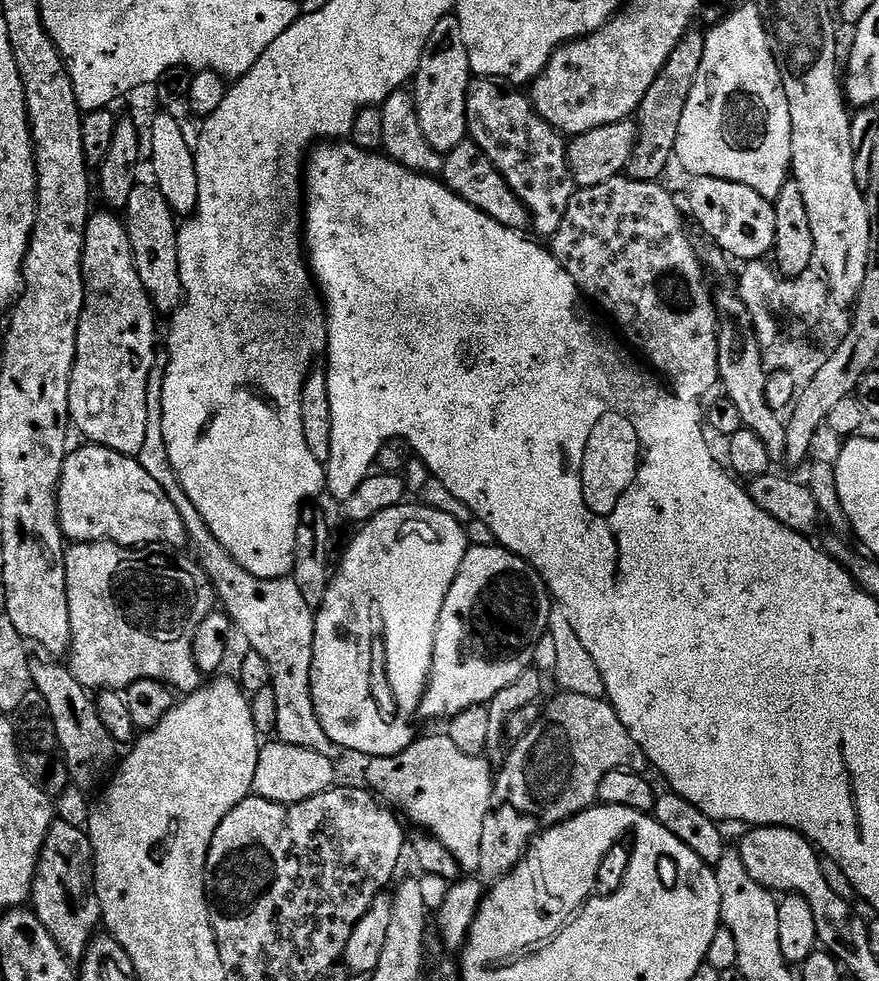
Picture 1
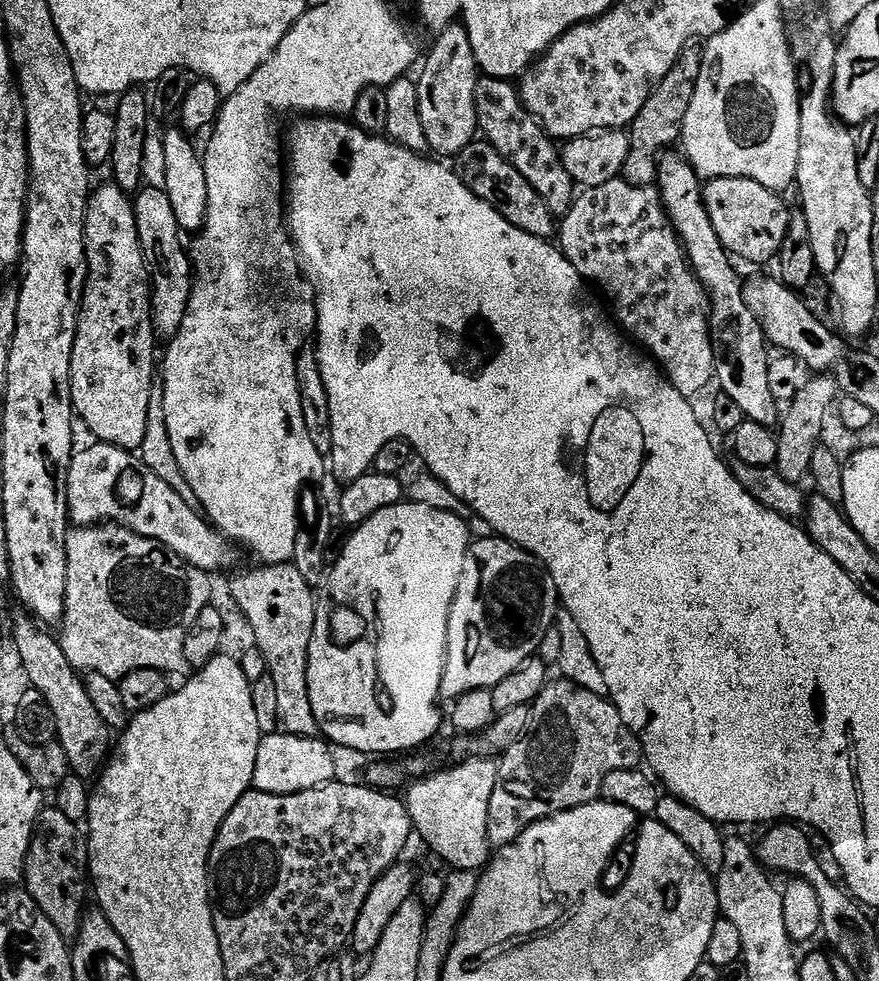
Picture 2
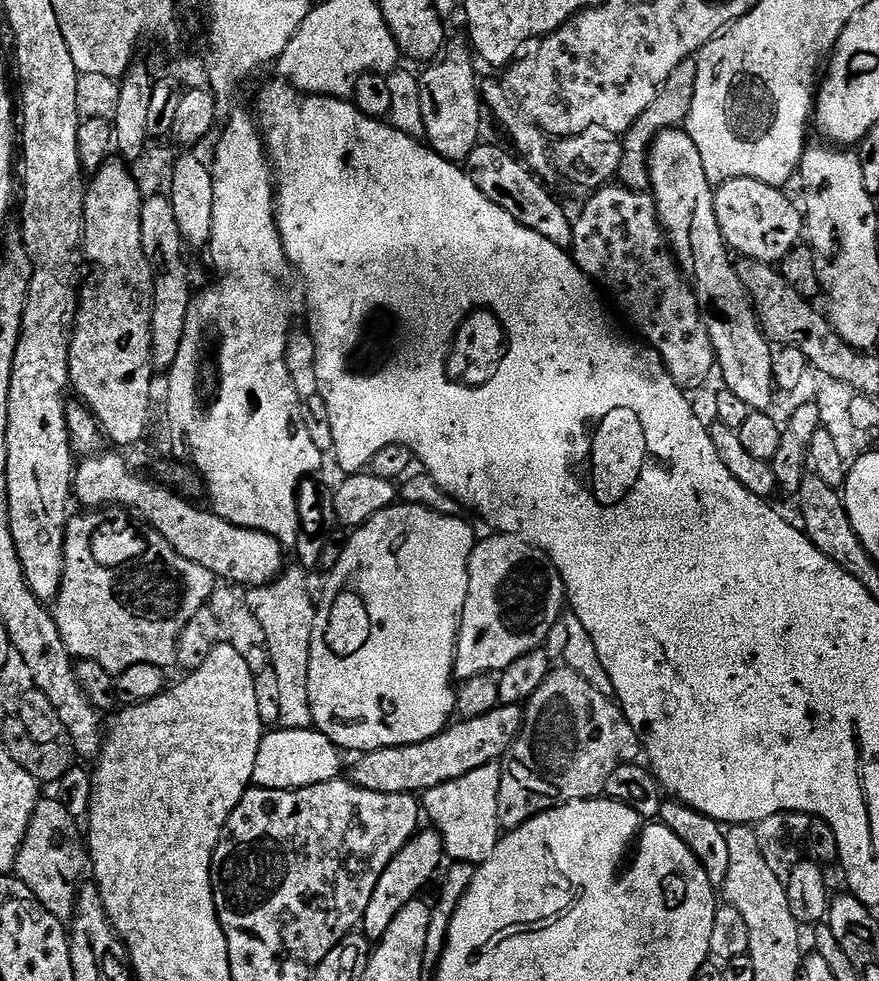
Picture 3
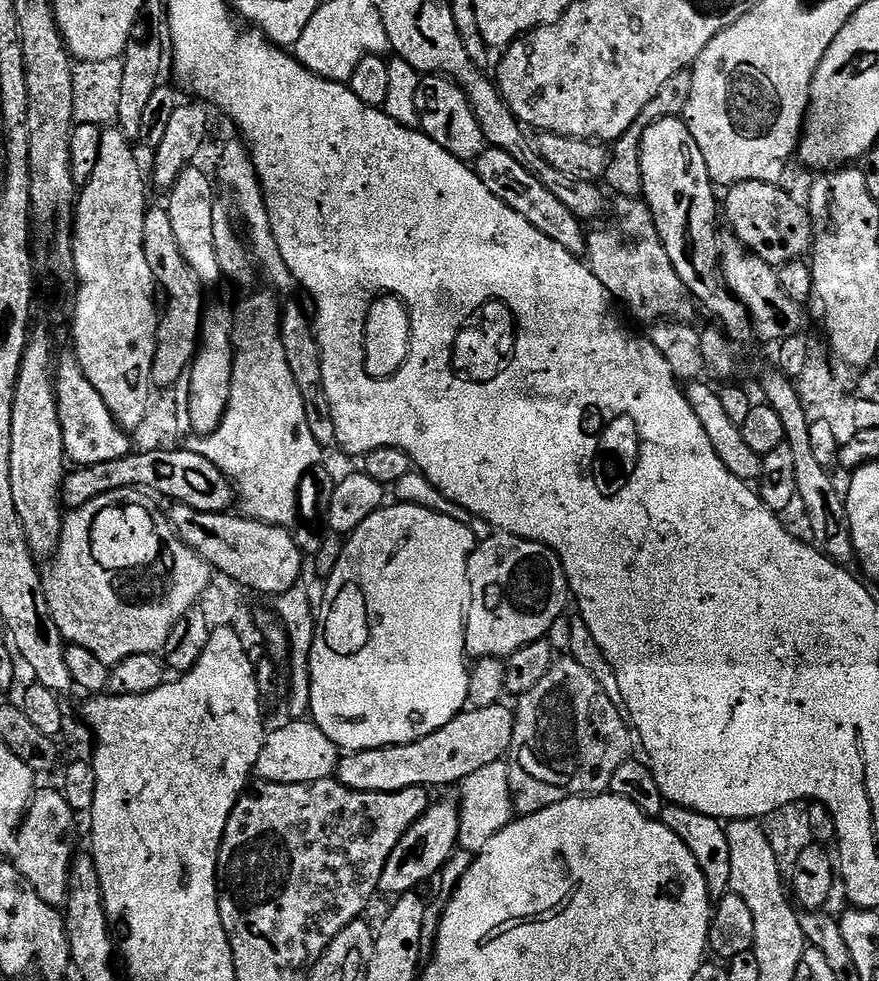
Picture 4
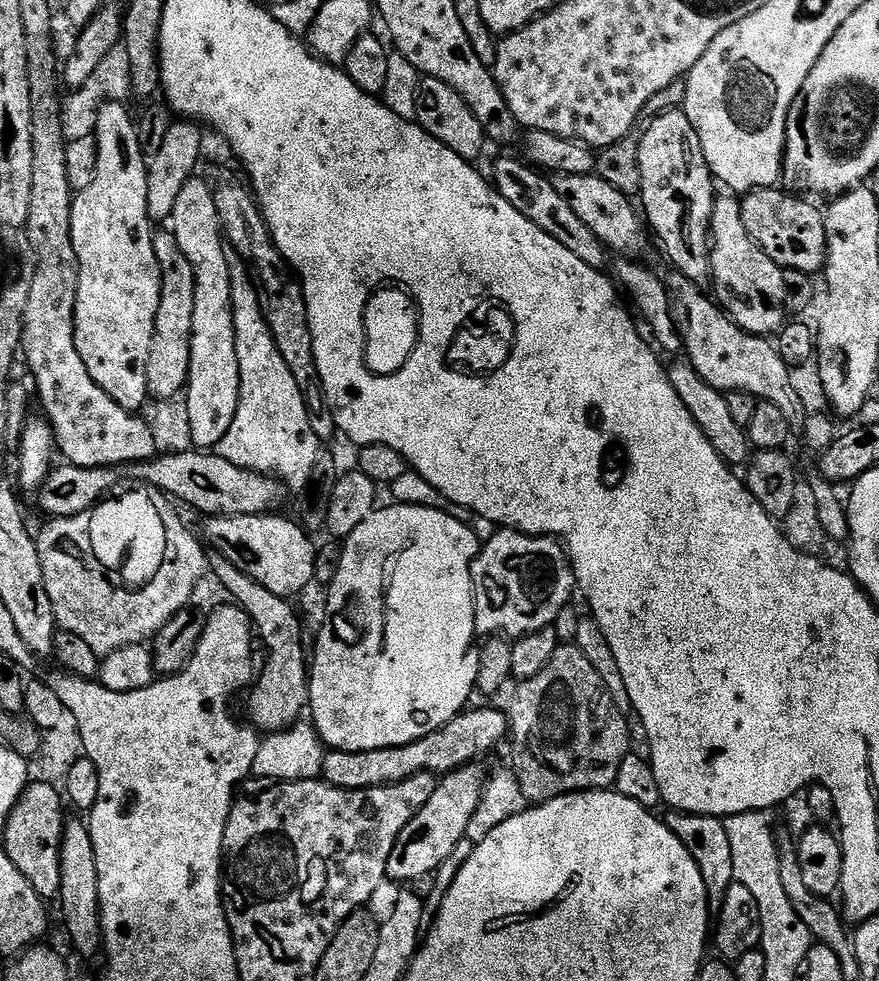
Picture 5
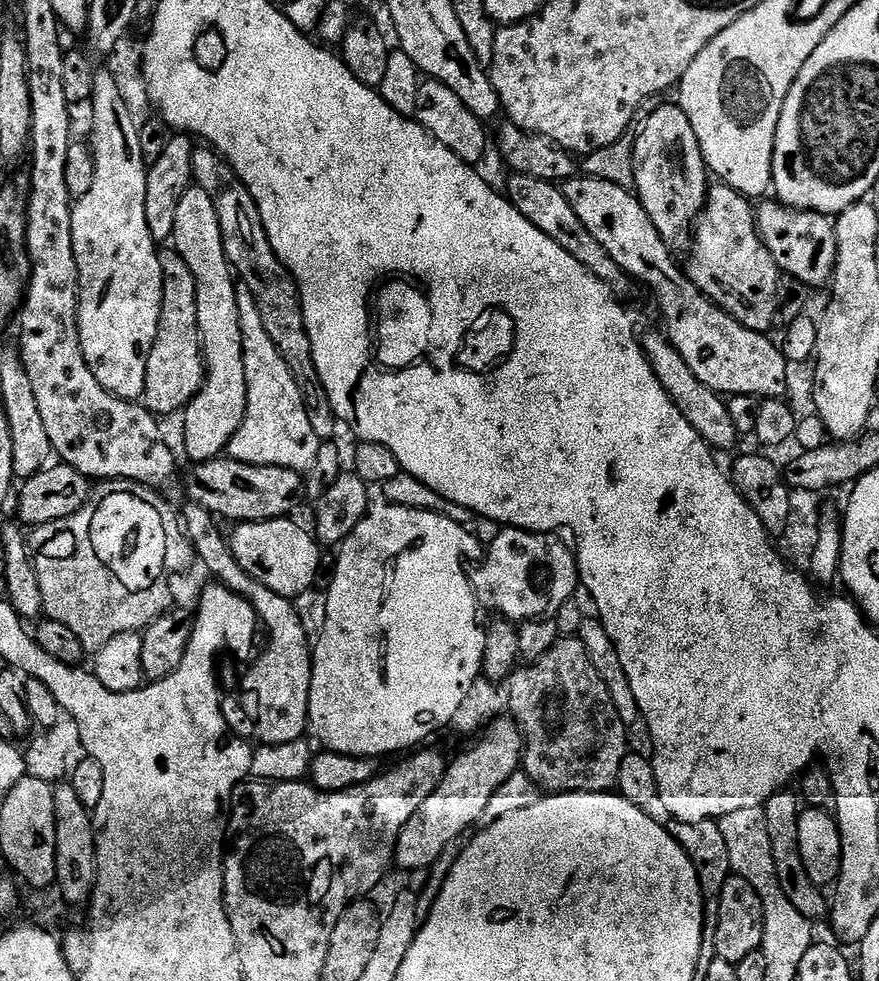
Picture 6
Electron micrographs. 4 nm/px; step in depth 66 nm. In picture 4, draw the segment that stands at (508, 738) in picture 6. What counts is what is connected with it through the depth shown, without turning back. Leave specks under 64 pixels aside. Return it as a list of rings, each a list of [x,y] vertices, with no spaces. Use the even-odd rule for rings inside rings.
[[[429,803],[428,809],[419,816],[402,834],[398,846],[394,846],[394,854],[386,858],[386,866],[382,870],[379,891],[385,892],[391,898],[399,898],[405,894],[417,891],[419,884],[435,877],[444,867],[453,852],[457,851],[460,838],[460,809],[455,803],[436,804]]]

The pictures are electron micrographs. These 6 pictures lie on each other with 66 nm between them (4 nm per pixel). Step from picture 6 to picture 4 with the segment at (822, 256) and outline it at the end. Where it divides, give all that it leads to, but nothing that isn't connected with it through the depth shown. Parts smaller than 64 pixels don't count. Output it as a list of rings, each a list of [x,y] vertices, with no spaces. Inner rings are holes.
[[[742,182],[733,184],[727,189],[728,197],[723,197],[722,212],[728,215],[728,224],[731,235],[735,236],[748,251],[773,266],[781,266],[792,261],[799,261],[812,246],[812,217],[807,207],[800,204],[780,184],[767,184],[766,182]]]

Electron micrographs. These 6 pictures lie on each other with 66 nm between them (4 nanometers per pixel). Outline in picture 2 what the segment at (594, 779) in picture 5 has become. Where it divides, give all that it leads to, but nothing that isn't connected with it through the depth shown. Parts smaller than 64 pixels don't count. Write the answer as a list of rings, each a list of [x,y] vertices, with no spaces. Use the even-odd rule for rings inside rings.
[[[553,679],[538,694],[531,711],[530,729],[503,754],[496,769],[496,785],[494,794],[490,794],[488,815],[488,842],[496,850],[519,840],[534,822],[601,799],[602,782],[606,782],[609,774],[614,774],[614,770],[640,768],[642,764],[640,740],[622,722],[622,714],[618,714],[612,701],[574,682]]]

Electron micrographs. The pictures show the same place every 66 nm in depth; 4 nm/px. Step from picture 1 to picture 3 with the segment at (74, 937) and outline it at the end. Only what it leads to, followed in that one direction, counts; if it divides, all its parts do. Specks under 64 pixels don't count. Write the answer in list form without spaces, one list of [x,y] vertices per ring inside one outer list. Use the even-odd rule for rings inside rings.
[[[58,798],[51,799],[37,800],[14,872],[22,882],[26,882],[26,886],[30,886],[30,894],[34,894],[34,898],[54,914],[54,918],[68,922],[74,914],[76,893],[89,871],[90,857],[81,825],[80,828],[76,825],[79,824],[77,817],[72,816]]]

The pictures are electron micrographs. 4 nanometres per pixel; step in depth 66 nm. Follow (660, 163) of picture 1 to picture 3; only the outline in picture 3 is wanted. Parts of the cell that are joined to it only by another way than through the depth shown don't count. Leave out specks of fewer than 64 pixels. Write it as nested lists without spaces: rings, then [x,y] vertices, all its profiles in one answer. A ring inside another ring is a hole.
[[[696,60],[678,62],[678,66],[674,66],[674,71],[670,73],[670,78],[666,78],[666,82],[661,86],[658,98],[654,98],[651,106],[642,110],[642,114],[638,114],[638,118],[628,127],[628,131],[623,133],[622,160],[618,162],[616,171],[619,187],[629,188],[635,192],[647,192],[651,189],[648,155],[652,144],[660,132],[665,132],[667,128],[679,128],[687,121],[694,106],[694,86],[698,86]]]

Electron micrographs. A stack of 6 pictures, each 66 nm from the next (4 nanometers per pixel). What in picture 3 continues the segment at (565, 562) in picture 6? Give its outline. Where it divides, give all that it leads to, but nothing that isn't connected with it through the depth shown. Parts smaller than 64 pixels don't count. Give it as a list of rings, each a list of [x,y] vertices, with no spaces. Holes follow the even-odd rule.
[[[491,534],[481,539],[472,548],[472,553],[468,559],[468,593],[466,594],[466,602],[464,603],[464,612],[460,616],[460,630],[456,633],[456,667],[455,675],[461,681],[469,680],[475,676],[486,676],[489,674],[499,674],[506,670],[506,666],[510,666],[510,662],[514,662],[518,658],[522,658],[522,654],[530,654],[536,648],[543,648],[546,634],[550,634],[550,630],[555,624],[561,623],[562,613],[566,608],[566,593],[564,583],[560,577],[560,571],[552,565],[552,559],[533,548],[532,545],[515,540],[512,536],[503,534]]]

